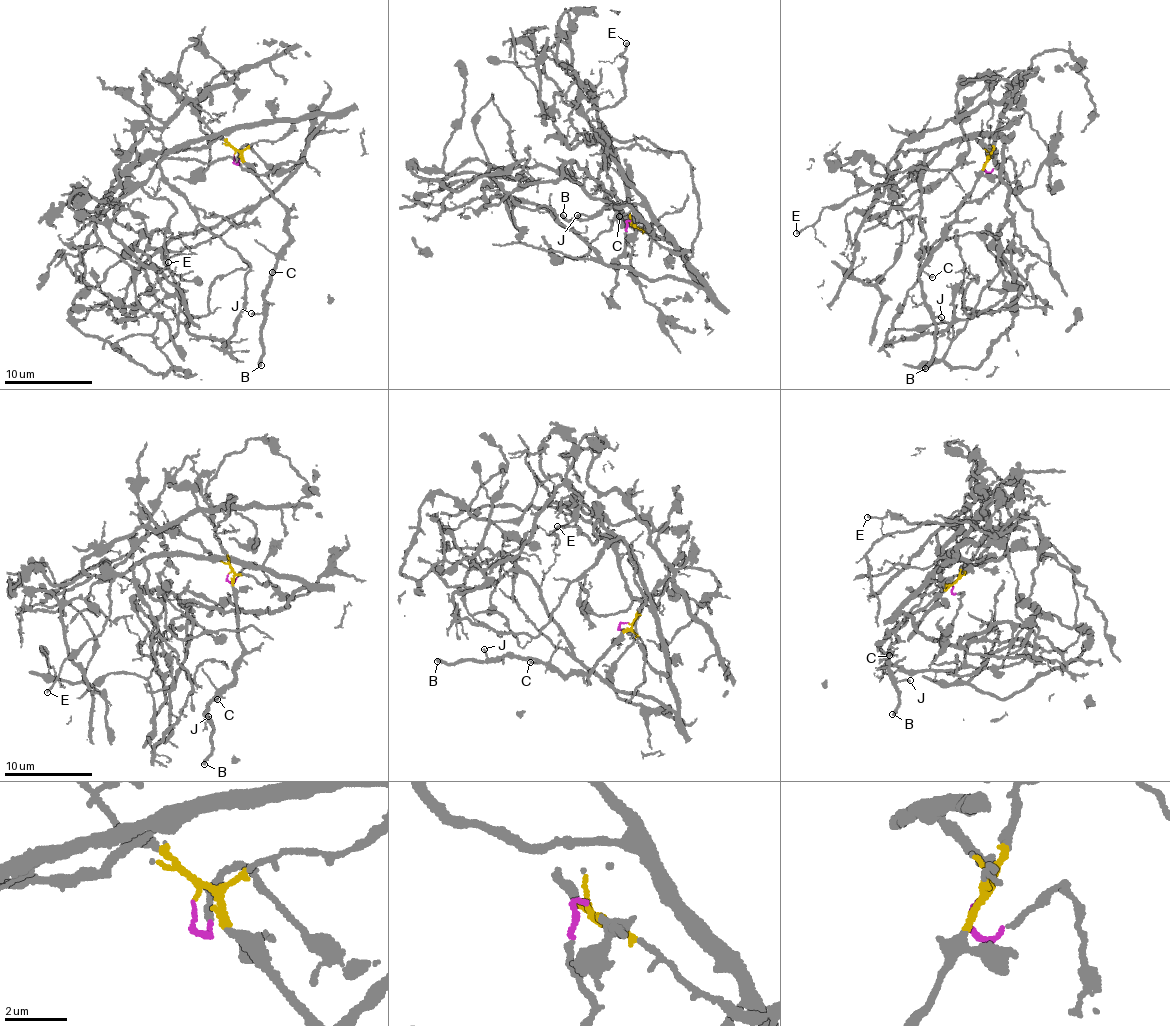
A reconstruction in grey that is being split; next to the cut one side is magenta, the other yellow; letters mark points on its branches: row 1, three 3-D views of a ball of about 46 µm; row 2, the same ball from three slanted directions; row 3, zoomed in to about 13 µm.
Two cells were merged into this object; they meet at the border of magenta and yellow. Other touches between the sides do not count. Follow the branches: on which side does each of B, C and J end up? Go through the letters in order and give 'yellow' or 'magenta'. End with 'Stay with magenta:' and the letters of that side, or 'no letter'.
B: yellow
C: yellow
J: yellow
Stay with magenta: no letter

